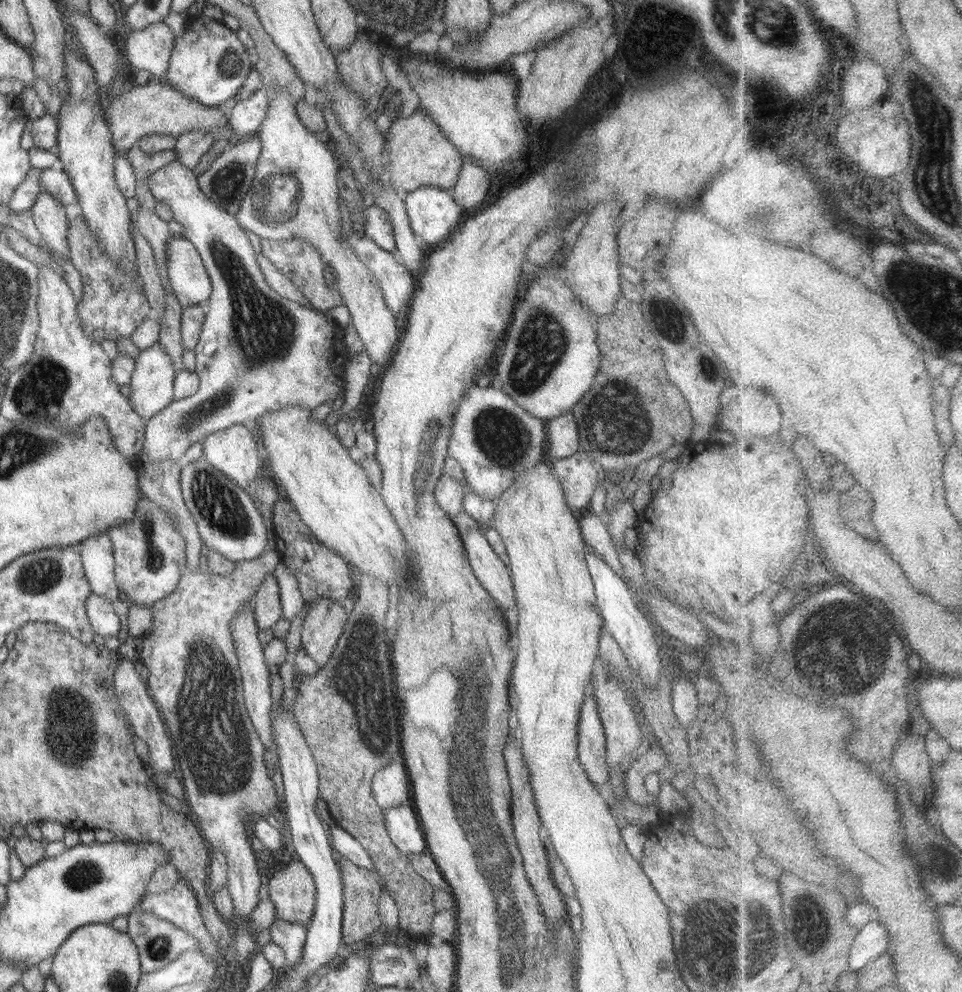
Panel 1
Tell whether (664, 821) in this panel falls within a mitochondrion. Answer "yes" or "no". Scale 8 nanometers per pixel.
no

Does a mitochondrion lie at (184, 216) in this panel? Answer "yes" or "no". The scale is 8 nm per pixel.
no

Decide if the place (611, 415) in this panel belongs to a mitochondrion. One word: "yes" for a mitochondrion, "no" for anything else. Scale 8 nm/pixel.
yes

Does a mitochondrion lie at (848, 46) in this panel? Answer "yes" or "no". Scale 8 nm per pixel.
no

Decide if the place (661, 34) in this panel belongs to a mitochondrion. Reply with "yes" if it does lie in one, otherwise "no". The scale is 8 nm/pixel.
no

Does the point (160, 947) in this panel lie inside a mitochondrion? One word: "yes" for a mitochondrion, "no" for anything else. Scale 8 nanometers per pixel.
yes

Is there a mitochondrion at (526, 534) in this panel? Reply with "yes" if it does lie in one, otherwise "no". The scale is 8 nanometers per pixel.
no

